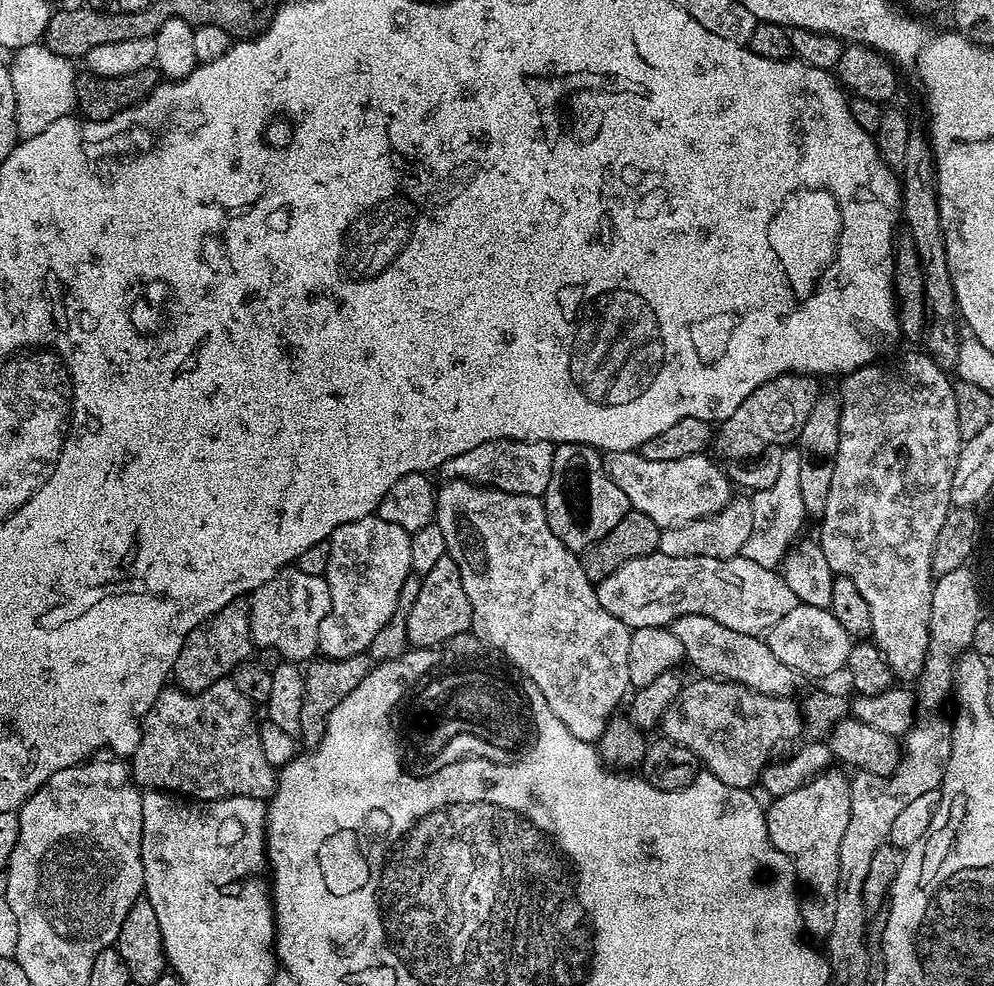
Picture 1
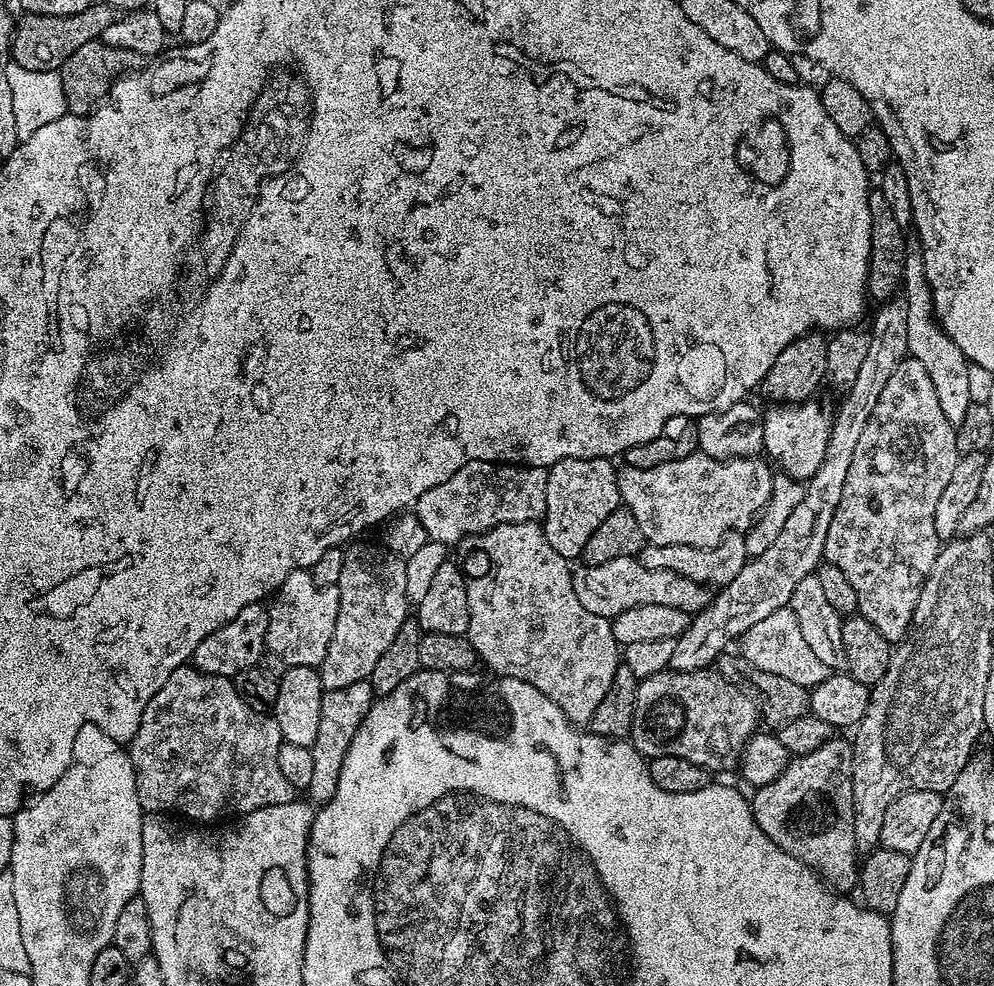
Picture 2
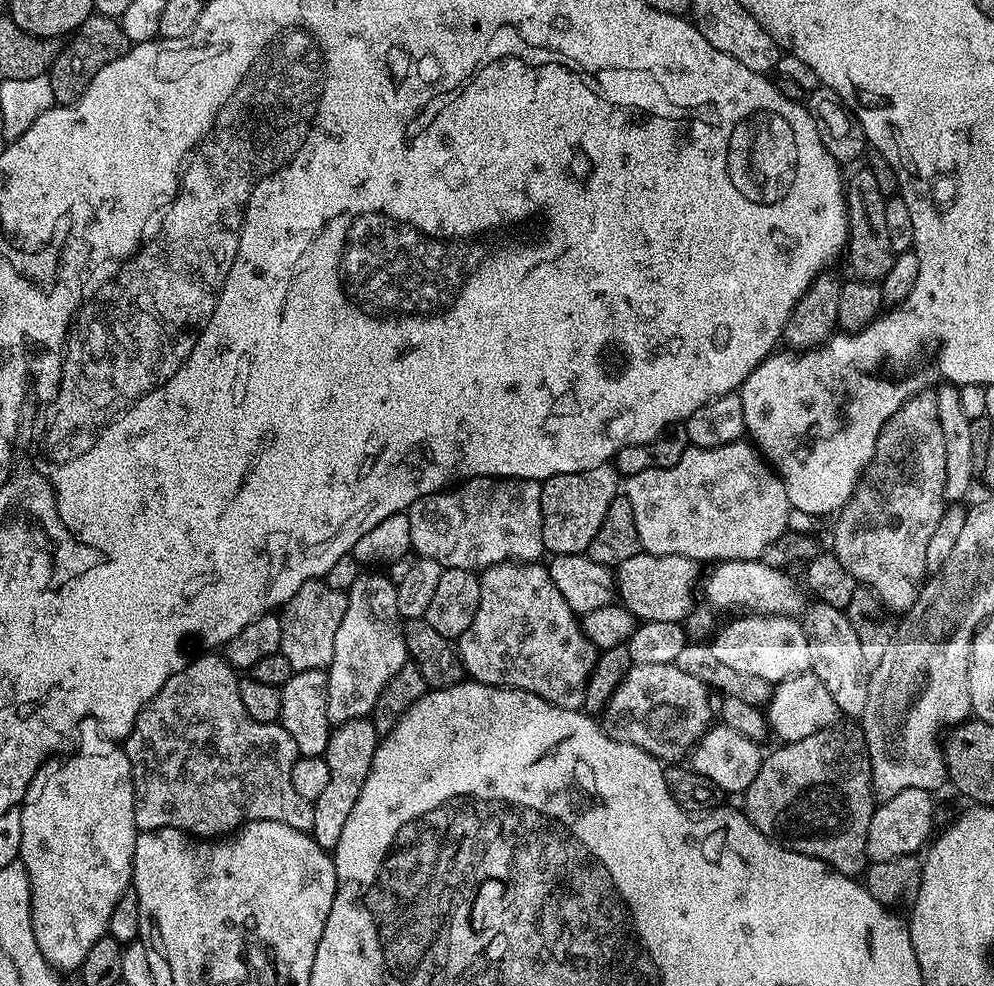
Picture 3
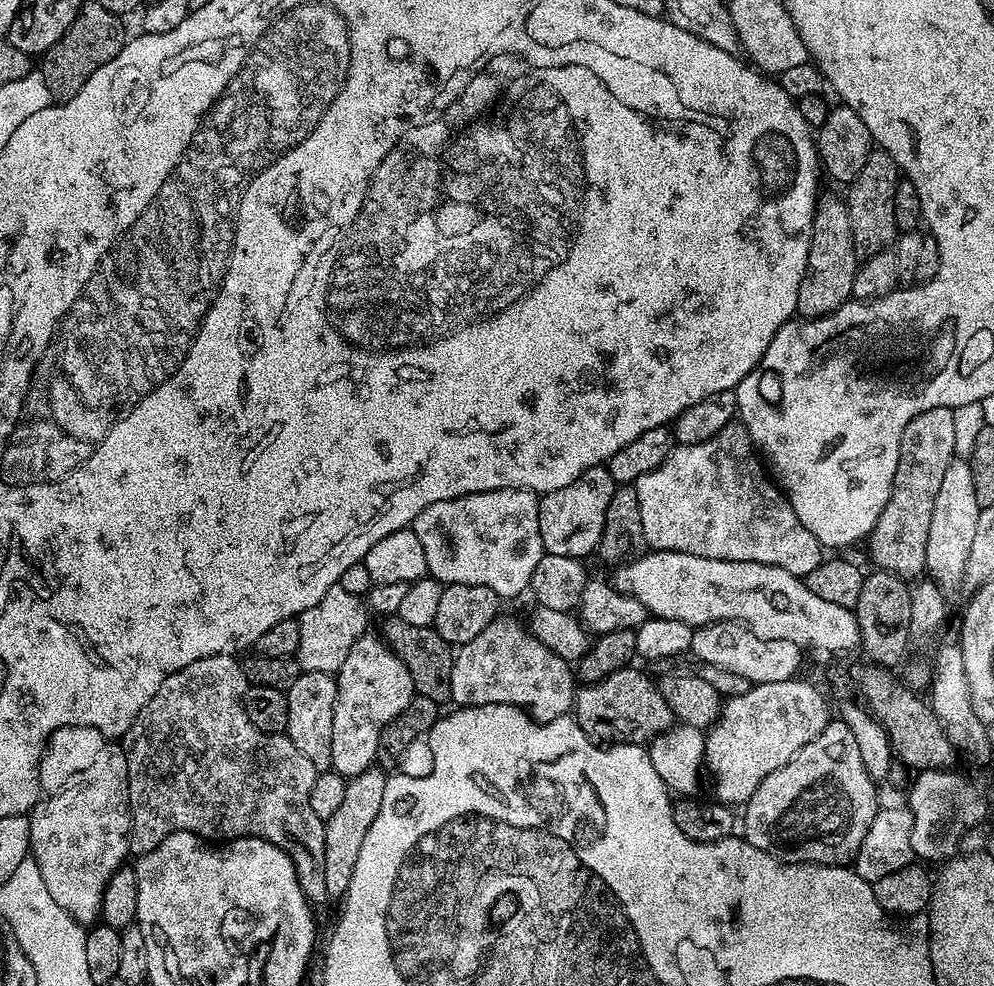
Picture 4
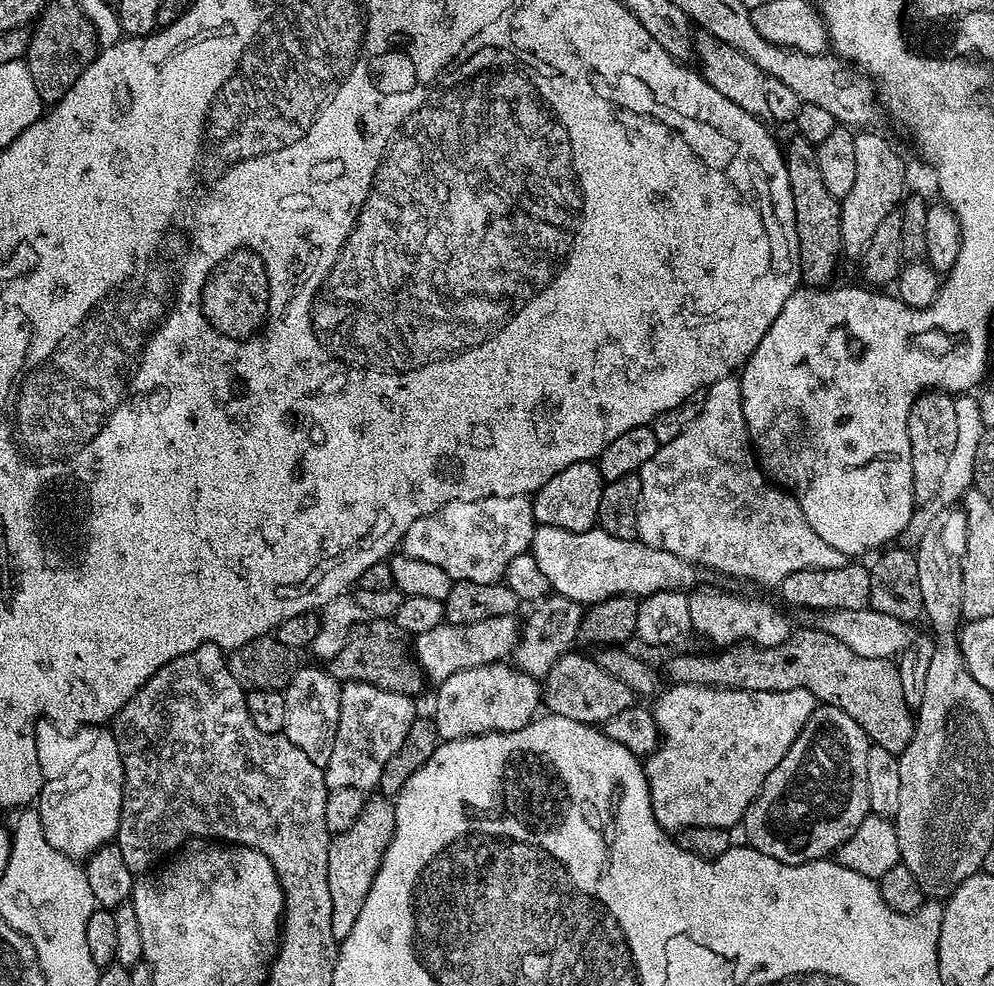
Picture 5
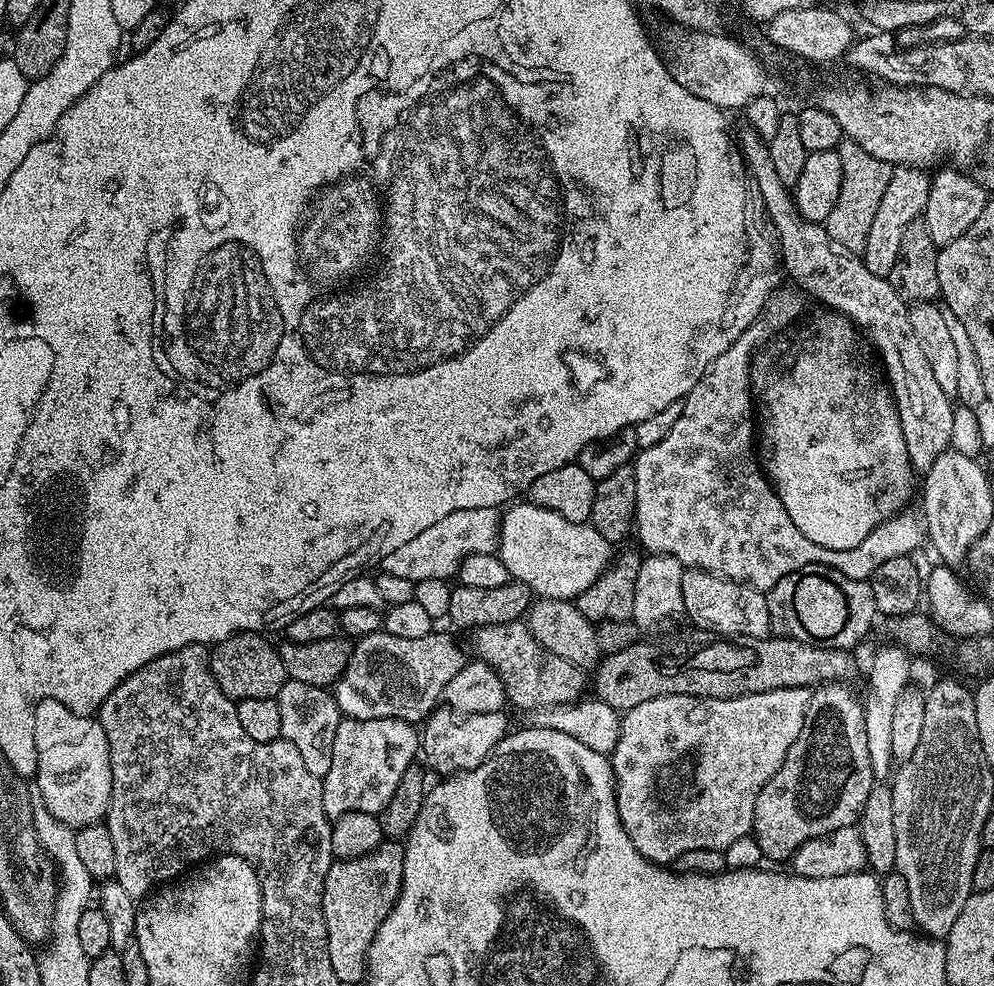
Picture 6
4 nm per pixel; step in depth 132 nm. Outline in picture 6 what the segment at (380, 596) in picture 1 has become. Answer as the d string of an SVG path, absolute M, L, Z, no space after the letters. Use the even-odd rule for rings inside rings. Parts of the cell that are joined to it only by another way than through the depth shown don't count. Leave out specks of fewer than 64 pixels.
M341 719L338 734L334 734L334 750L330 770L322 777L322 806L330 818L351 812L379 814L398 790L402 774L417 759L422 748L422 736L415 723L406 720L350 720Z

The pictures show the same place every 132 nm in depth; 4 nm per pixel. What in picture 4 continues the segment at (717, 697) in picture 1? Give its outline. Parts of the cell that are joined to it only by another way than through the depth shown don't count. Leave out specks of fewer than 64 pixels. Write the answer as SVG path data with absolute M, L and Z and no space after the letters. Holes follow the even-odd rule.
M634 667L614 670L596 684L581 683L575 689L572 712L583 732L593 732L597 737L612 736L608 738L650 738L665 728L673 727L672 710L659 692L657 681Z

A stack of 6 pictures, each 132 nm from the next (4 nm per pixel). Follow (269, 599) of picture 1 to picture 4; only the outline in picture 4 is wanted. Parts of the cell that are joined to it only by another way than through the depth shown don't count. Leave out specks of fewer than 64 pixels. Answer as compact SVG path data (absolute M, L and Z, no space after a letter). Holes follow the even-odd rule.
M339 586L326 590L320 602L310 606L310 610L301 612L298 619L298 650L295 658L305 672L339 672L342 662L346 662L346 654L350 654L350 646L369 631L368 616L370 609L361 597L349 594Z

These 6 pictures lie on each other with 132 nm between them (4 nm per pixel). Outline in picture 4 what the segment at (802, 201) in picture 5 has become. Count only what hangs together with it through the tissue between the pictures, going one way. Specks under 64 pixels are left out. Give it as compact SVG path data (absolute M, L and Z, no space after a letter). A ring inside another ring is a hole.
M836 196L819 197L812 219L810 254L806 271L798 286L796 310L801 317L815 318L837 312L843 304L853 299L854 274L858 267L858 253L850 230L850 214L847 203Z

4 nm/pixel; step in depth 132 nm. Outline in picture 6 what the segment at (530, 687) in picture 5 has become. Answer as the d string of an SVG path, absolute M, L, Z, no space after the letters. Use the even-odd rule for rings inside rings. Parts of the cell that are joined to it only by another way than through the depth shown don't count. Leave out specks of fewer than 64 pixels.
M448 710L433 711L422 726L422 760L429 769L441 772L441 777L447 778L453 774L469 772L477 768L492 755L496 745L504 739L510 725L503 711L494 713L474 713L463 718L454 718Z

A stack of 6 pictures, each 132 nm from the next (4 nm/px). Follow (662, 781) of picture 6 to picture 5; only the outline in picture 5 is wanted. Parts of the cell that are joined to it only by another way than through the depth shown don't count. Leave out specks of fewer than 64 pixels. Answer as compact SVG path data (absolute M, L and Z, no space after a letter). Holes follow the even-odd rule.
M673 683L671 687L655 697L658 743L651 756L643 761L654 818L669 834L678 834L690 826L735 829L735 824L737 827L743 821L746 810L762 790L770 770L774 770L774 766L786 758L786 750L794 746L818 702L805 688L751 692L712 688L709 684Z

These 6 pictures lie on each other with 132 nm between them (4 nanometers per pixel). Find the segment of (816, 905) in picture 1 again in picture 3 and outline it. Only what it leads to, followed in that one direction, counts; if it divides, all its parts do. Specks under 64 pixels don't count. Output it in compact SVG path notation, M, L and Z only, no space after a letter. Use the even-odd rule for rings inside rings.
M842 724L769 751L758 778L742 793L742 811L758 831L783 848L818 858L844 876L856 878L870 863L866 834L874 811L874 793L863 731Z

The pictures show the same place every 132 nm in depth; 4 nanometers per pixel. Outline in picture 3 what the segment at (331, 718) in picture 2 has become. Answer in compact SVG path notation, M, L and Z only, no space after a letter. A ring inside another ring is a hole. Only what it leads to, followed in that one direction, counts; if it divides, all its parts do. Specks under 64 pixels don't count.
M371 719L345 720L333 727L332 737L328 739L328 745L323 755L326 766L330 766L330 783L322 790L322 794L318 794L318 798L312 801L314 822L310 834L318 842L318 846L322 846L326 850L335 849L338 838L342 836L342 826L346 826L346 818L350 818L350 810L354 810L354 802L358 802L358 794L370 774L370 766L376 753L377 743L376 728Z

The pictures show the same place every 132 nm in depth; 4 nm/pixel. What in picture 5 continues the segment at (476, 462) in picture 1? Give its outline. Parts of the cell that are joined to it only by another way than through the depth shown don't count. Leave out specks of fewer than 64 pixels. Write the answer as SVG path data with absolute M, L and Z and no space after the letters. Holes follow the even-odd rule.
M511 496L510 498L478 498L474 502L450 502L442 506L434 514L426 514L426 518L418 518L410 530L406 530L402 541L403 555L431 562L450 574L450 578L469 580L470 582L486 582L499 584L505 579L510 562L518 558L518 554L529 551L532 547L532 535L538 525L532 513L532 501L527 496Z

